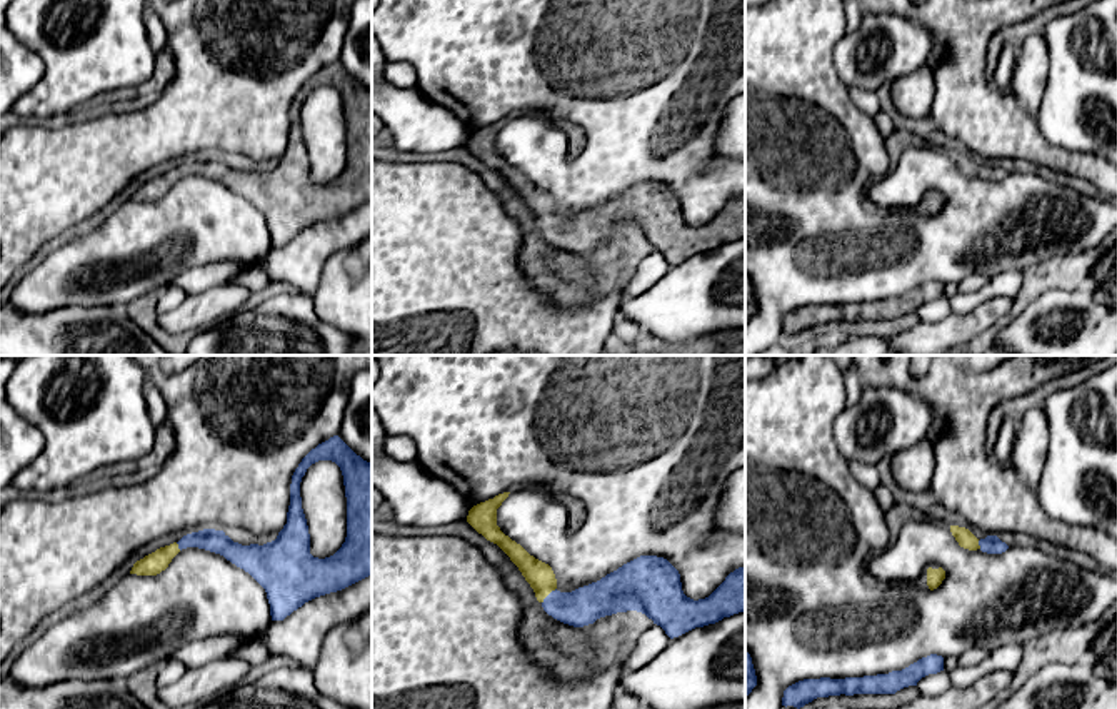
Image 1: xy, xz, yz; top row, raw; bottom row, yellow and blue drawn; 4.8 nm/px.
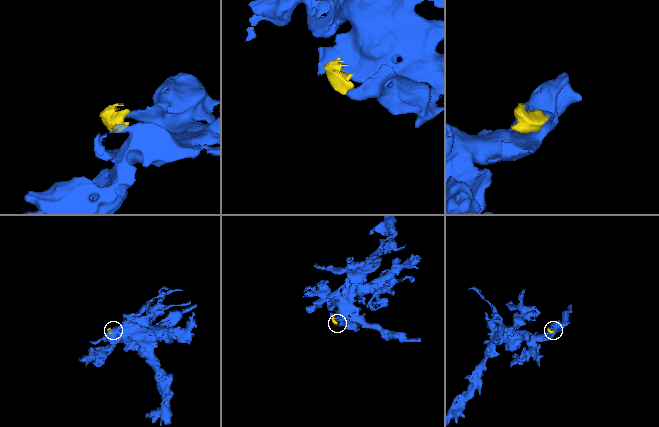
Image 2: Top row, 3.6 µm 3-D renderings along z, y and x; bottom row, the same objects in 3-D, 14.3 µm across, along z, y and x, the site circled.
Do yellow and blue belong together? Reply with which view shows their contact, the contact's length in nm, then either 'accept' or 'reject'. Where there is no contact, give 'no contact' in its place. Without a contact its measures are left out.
contact in xz; length 100 nm; accept

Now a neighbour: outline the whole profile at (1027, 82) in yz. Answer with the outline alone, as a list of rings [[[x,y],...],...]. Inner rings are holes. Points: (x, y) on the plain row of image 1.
[[[1030,33],[1015,57],[1015,70],[1010,78],[1010,93],[1017,103],[1035,117],[1044,97],[1049,55],[1042,33]]]

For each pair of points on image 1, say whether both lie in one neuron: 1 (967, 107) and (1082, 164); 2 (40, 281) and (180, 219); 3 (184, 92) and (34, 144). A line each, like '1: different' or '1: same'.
1: same
2: same
3: same

